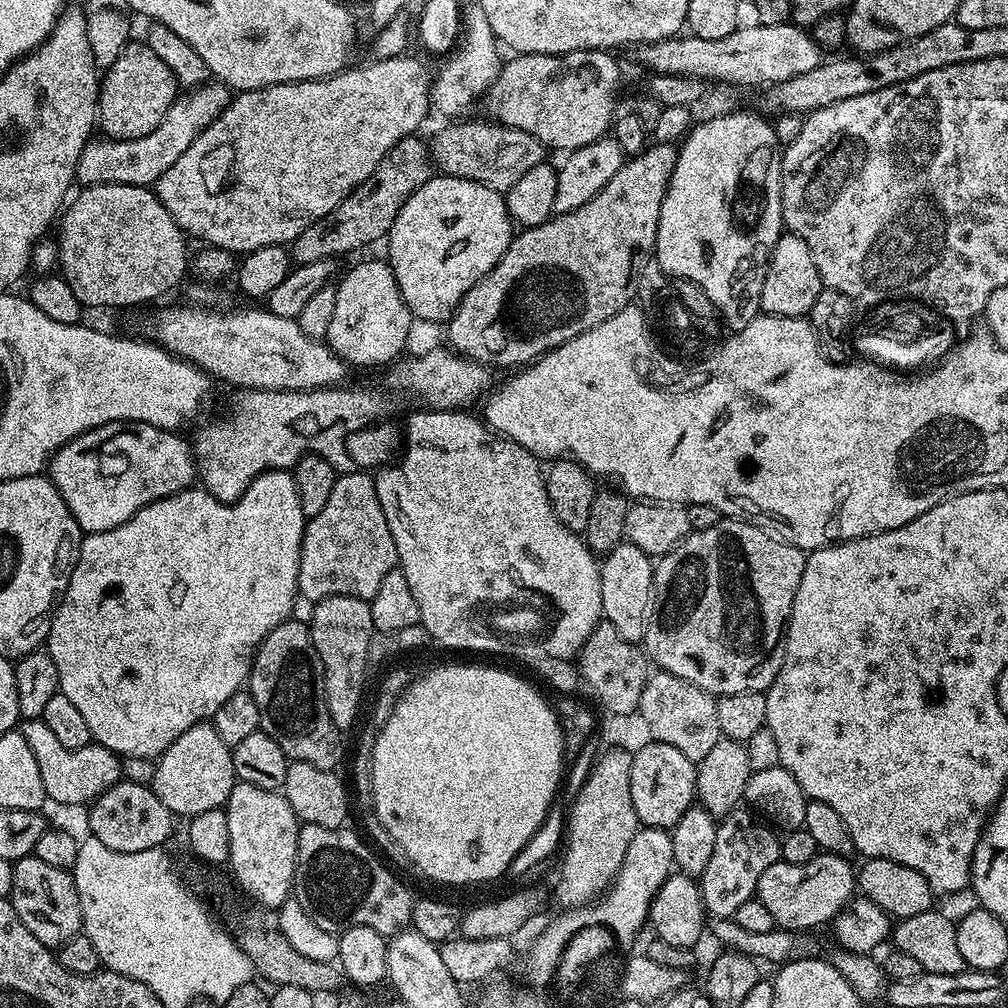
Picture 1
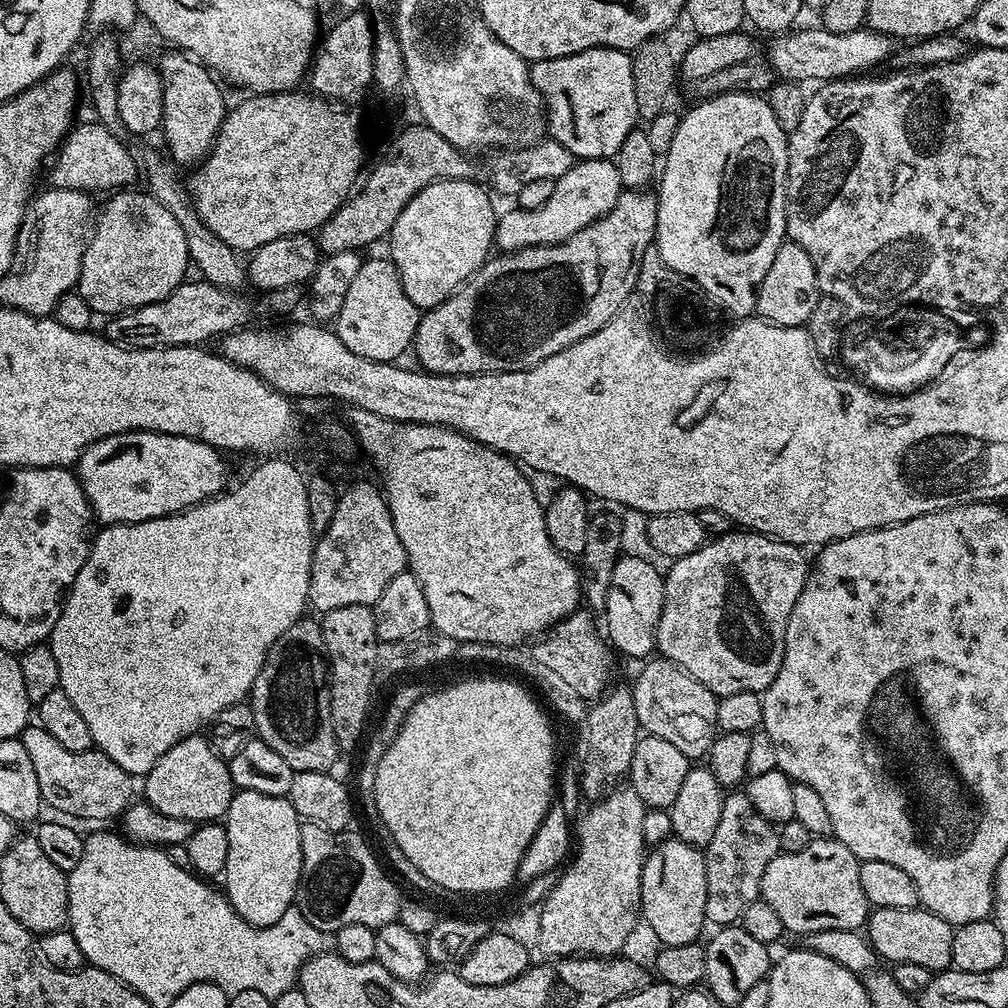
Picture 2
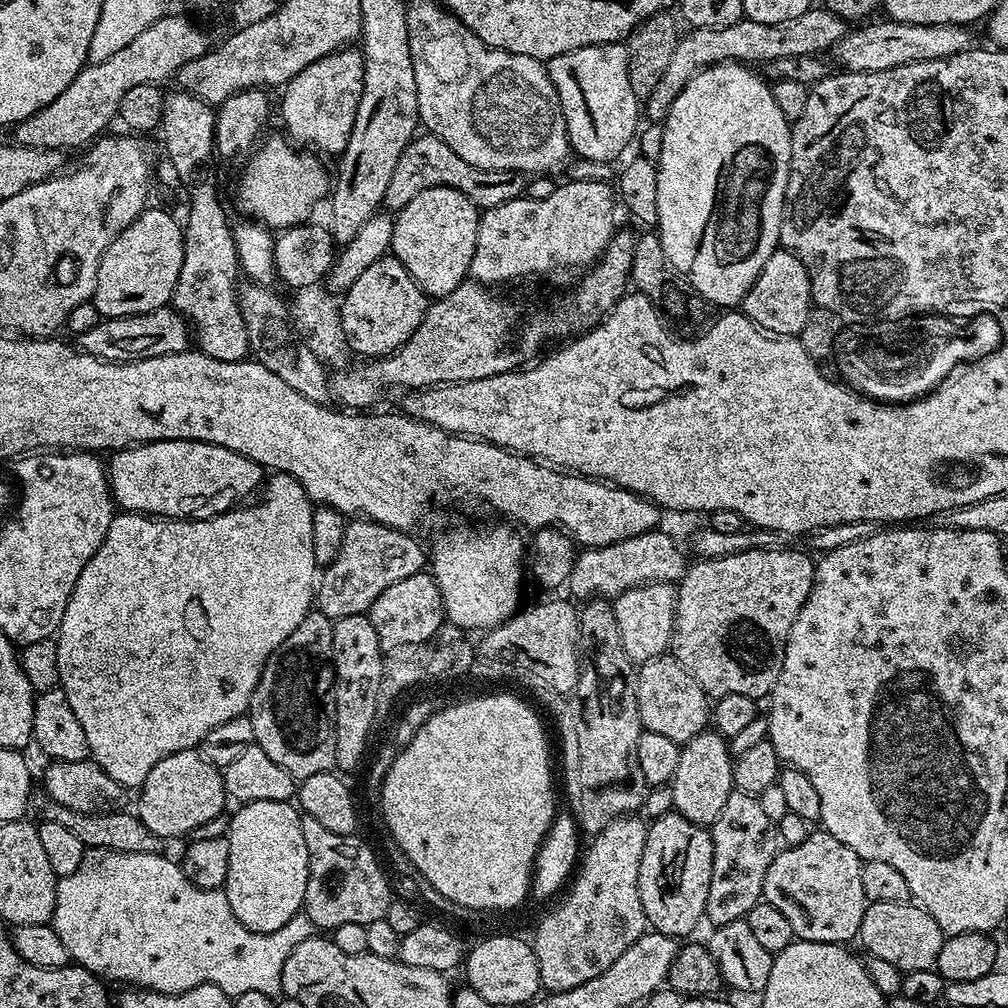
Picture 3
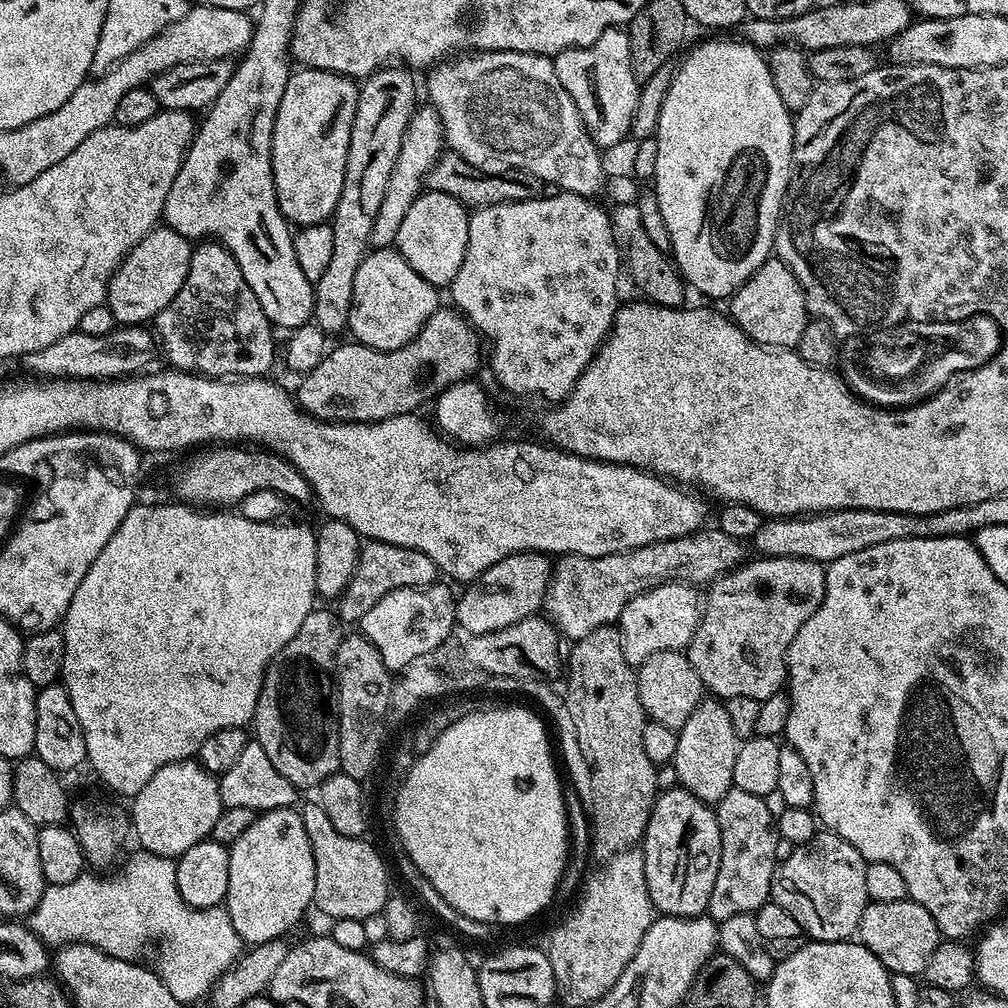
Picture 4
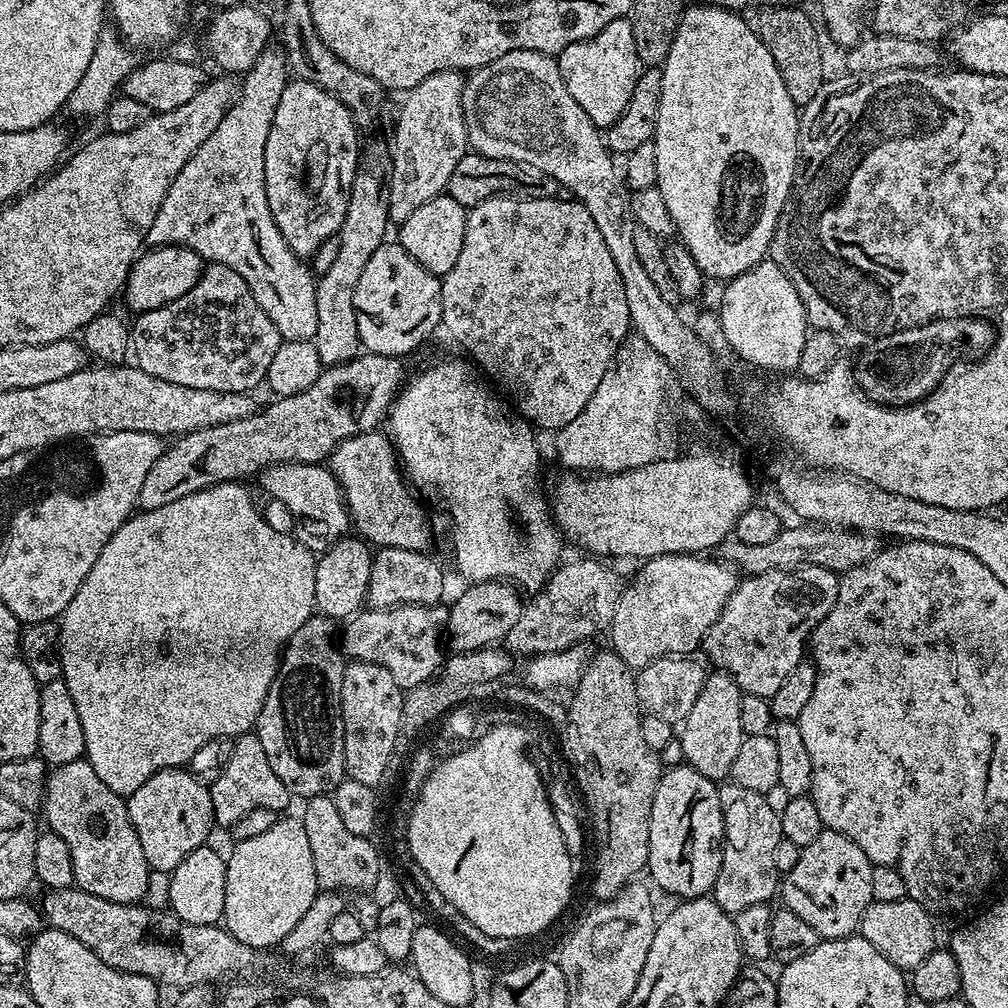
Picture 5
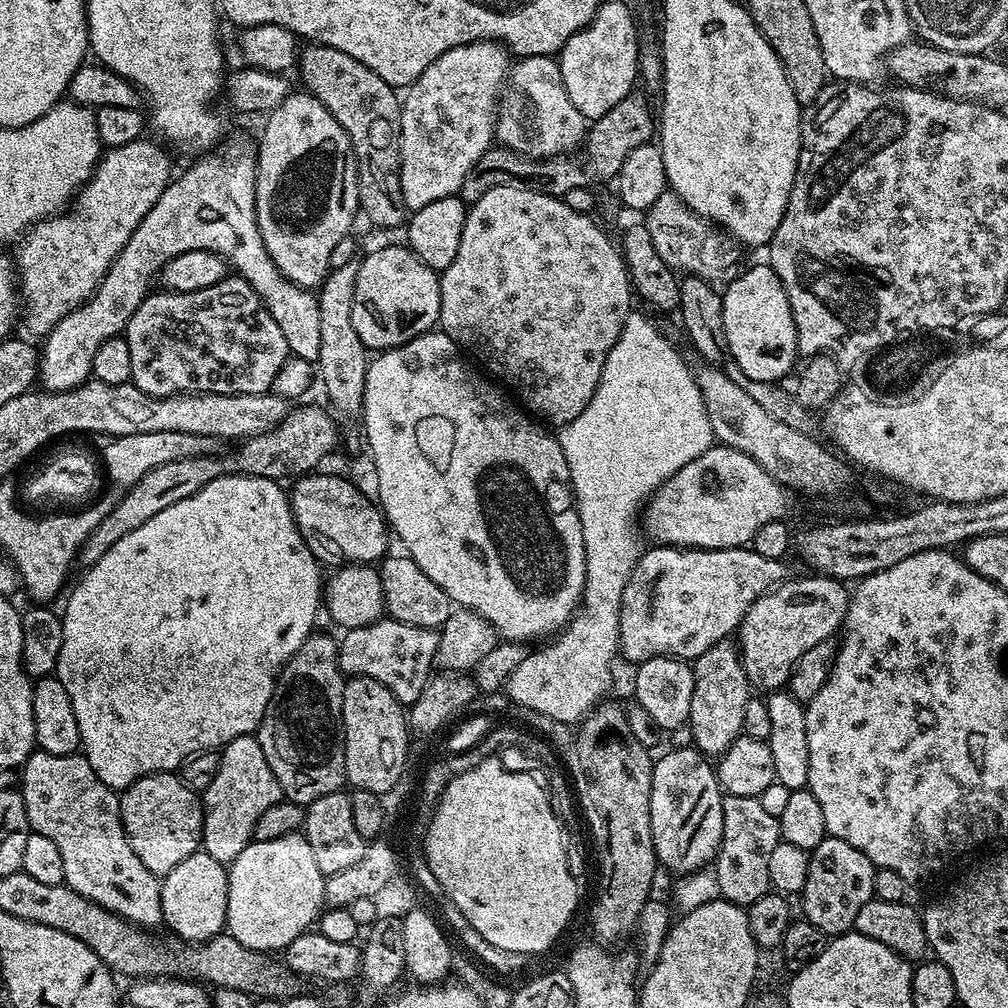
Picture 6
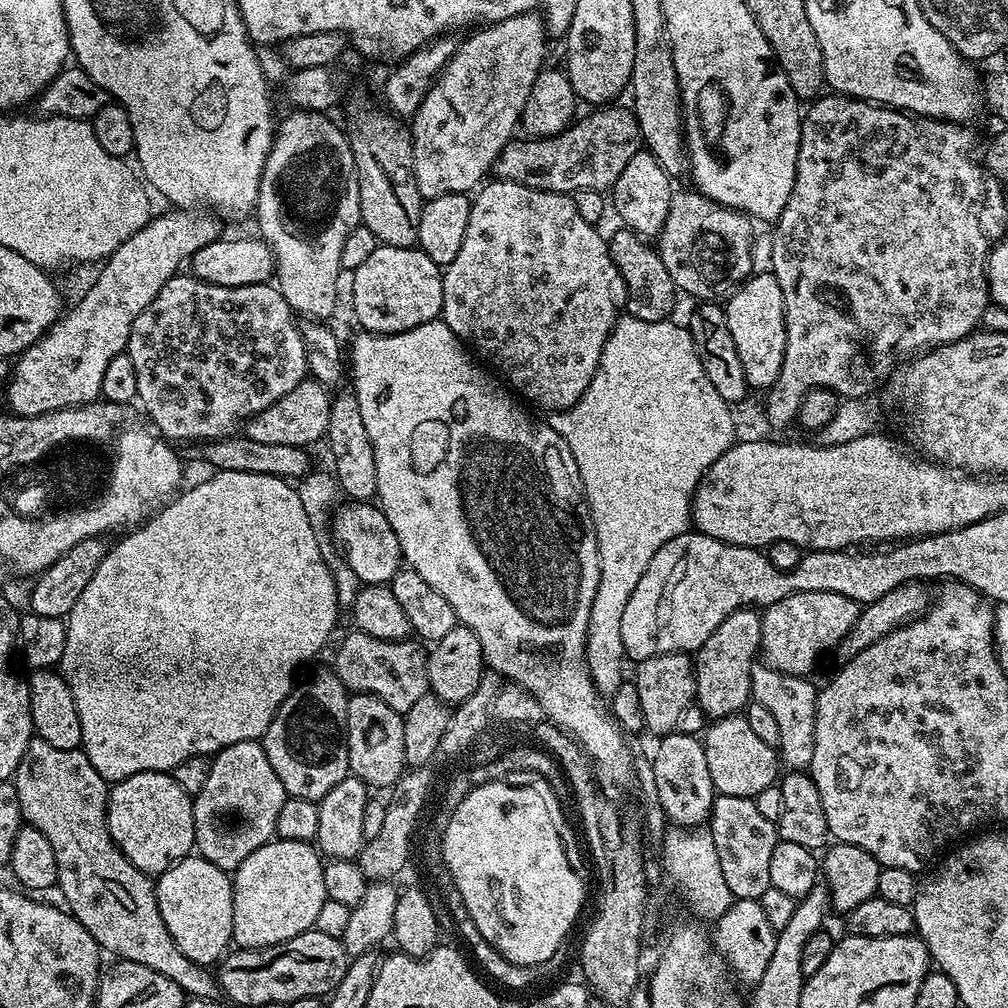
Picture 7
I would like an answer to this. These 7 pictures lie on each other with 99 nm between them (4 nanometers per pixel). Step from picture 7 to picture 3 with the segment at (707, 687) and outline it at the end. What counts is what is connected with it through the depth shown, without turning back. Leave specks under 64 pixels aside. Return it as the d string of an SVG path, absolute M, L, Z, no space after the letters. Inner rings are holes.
M715 730L699 732L689 744L683 745L678 758L678 770L674 770L671 782L672 807L690 822L710 826L722 814L726 798L732 787L733 755L725 737Z

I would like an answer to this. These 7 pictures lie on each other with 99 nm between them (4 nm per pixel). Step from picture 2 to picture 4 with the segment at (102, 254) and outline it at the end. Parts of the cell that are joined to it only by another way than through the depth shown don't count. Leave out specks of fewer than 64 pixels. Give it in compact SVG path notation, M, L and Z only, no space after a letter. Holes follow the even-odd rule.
M157 226L145 234L132 249L128 257L116 268L108 283L107 305L114 314L117 325L144 326L155 321L163 308L170 306L186 282L190 270L193 245L173 228Z

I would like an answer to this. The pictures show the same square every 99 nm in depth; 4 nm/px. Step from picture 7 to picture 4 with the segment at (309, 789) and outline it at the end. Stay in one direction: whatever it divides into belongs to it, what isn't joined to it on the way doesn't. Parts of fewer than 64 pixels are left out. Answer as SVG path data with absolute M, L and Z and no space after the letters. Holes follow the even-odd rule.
M313 607L312 612L306 614L302 626L298 626L298 634L294 634L294 638L290 638L290 642L282 646L280 653L269 664L256 703L255 743L260 744L262 750L266 750L278 774L282 774L282 778L286 778L286 782L290 782L298 790L319 789L322 781L340 771L340 717L336 714L334 703L334 669L342 639L340 627L342 621L331 607Z

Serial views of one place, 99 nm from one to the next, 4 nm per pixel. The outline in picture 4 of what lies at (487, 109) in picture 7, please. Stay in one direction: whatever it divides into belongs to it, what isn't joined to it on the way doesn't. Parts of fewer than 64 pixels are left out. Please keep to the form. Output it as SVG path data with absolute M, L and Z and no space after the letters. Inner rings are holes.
M431 106L417 107L416 113L406 126L406 134L402 138L402 150L398 150L398 162L394 162L394 174L390 174L390 182L386 185L382 206L378 210L378 218L374 218L372 248L395 245L398 238L398 226L402 226L402 218L406 218L406 210L410 210L410 206L420 196L429 170L445 148L444 127L436 109Z

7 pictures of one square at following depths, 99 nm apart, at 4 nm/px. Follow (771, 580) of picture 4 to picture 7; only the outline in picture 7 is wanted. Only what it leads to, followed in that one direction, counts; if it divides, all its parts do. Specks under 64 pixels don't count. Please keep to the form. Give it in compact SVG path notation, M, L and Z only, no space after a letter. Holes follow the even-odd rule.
M795 592L767 605L760 617L759 655L763 663L791 676L807 677L816 668L820 655L832 650L860 616L861 605L833 592Z

